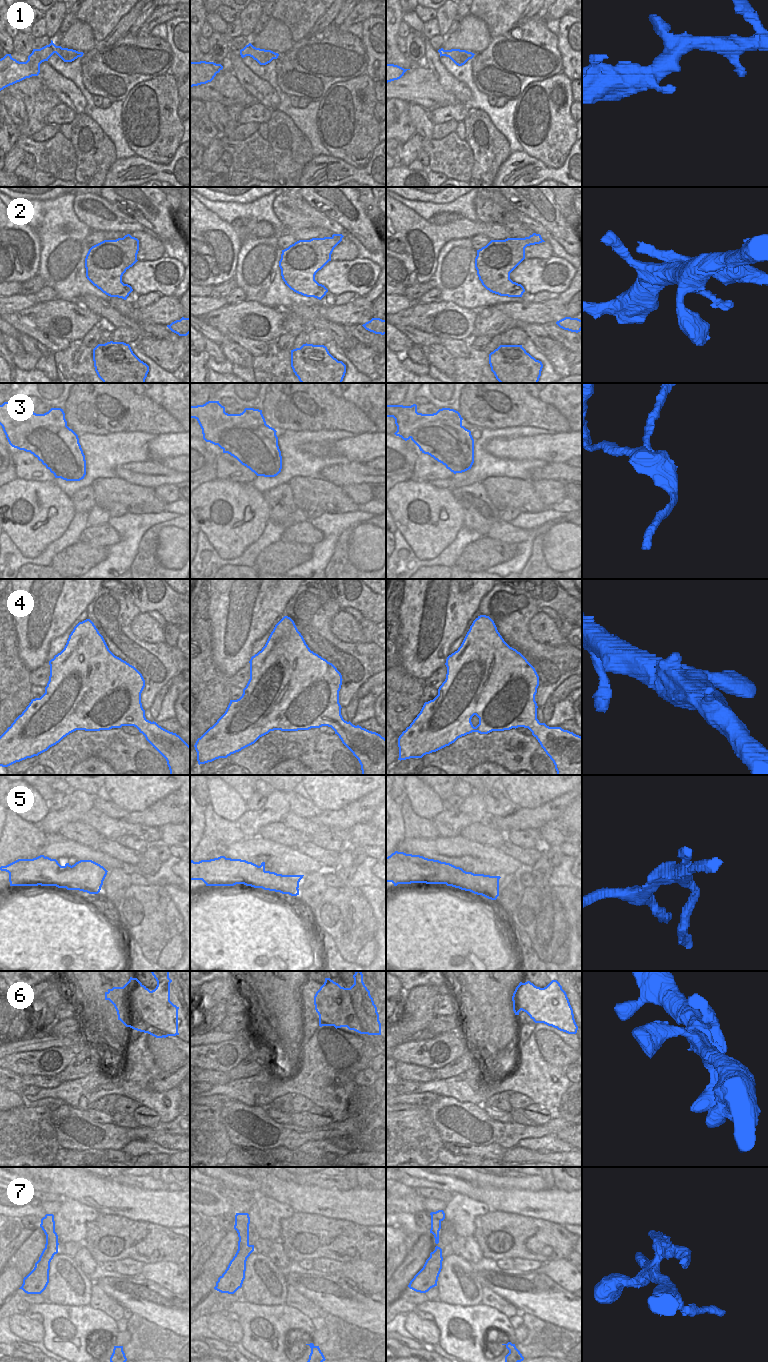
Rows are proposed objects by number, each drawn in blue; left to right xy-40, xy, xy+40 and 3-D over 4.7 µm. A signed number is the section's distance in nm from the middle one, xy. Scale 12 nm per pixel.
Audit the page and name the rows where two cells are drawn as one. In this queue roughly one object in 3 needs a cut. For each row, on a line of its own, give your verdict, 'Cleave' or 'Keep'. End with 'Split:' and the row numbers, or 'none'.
1: Keep
2: Cleave
3: Cleave
4: Keep
5: Cleave
6: Keep
7: Cleave
Split: 2, 3, 5, 7.

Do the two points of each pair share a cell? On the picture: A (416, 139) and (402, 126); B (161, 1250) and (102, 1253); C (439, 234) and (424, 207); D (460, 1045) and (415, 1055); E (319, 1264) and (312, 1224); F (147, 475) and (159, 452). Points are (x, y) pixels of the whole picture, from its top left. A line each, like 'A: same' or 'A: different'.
A: different
B: same
C: different
D: same
E: different
F: different

